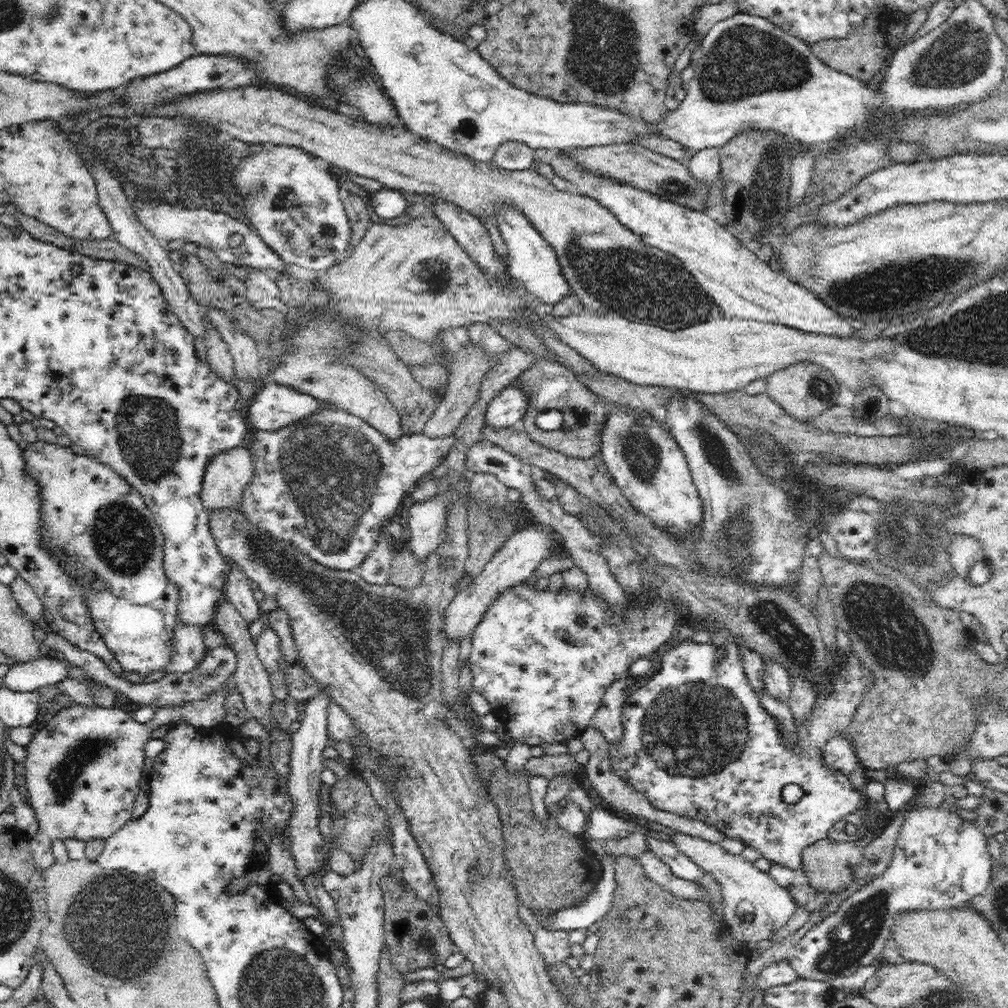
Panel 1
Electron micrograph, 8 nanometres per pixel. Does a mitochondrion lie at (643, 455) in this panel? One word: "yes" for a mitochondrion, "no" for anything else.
yes

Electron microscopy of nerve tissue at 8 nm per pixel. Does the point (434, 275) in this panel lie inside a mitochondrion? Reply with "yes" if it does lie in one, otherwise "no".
yes

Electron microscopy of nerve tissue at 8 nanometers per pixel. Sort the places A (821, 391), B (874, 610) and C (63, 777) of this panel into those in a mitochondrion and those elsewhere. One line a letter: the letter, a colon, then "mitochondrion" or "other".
A: mitochondrion
B: mitochondrion
C: mitochondrion

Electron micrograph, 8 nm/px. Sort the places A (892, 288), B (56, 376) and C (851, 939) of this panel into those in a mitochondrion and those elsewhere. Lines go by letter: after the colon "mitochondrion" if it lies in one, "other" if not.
A: mitochondrion
B: other
C: mitochondrion

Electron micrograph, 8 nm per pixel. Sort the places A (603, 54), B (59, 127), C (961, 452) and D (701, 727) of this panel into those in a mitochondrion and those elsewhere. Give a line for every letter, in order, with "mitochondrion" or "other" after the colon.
A: mitochondrion
B: other
C: other
D: mitochondrion

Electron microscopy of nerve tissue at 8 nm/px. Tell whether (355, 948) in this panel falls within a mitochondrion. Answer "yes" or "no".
no

